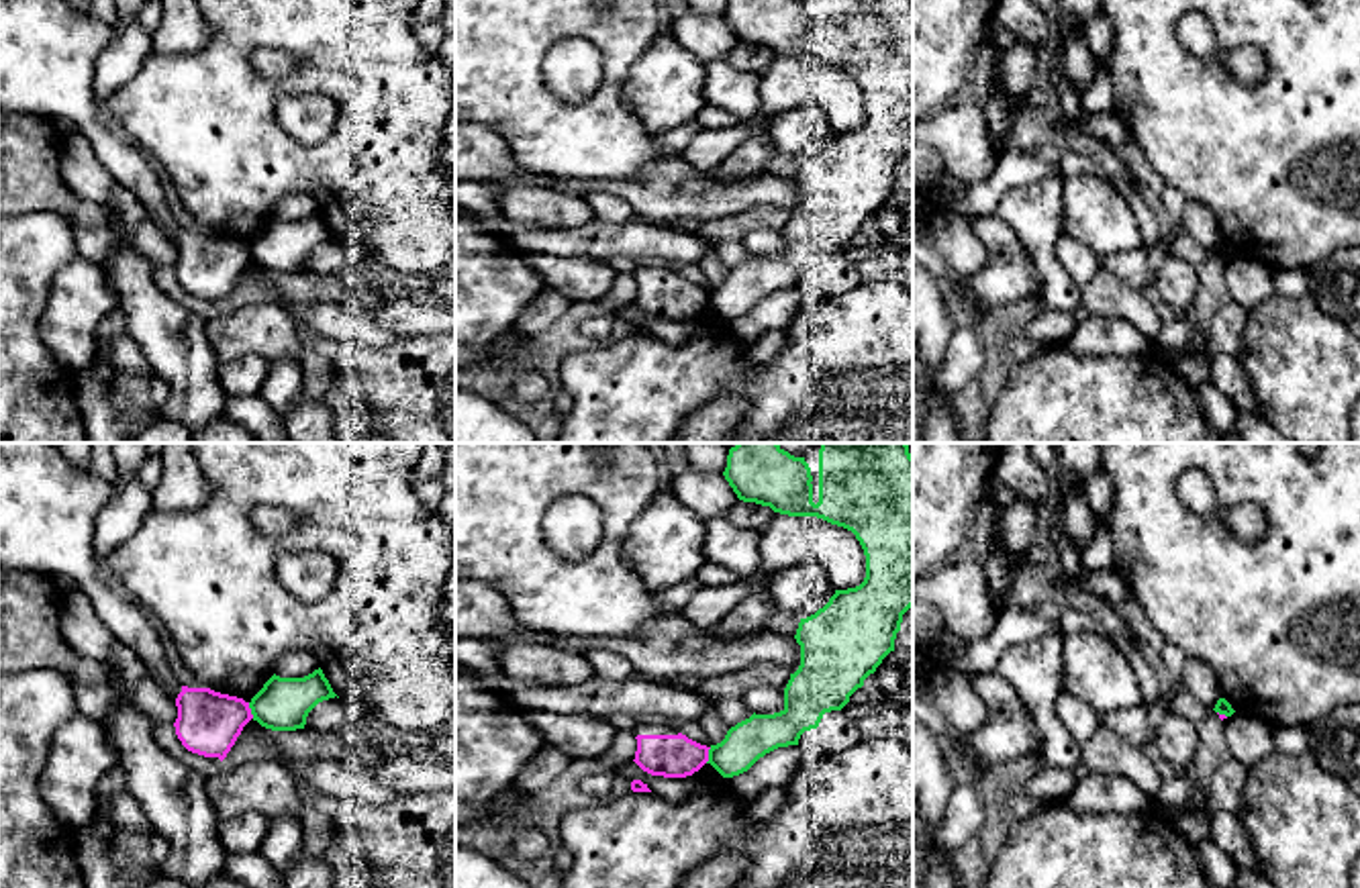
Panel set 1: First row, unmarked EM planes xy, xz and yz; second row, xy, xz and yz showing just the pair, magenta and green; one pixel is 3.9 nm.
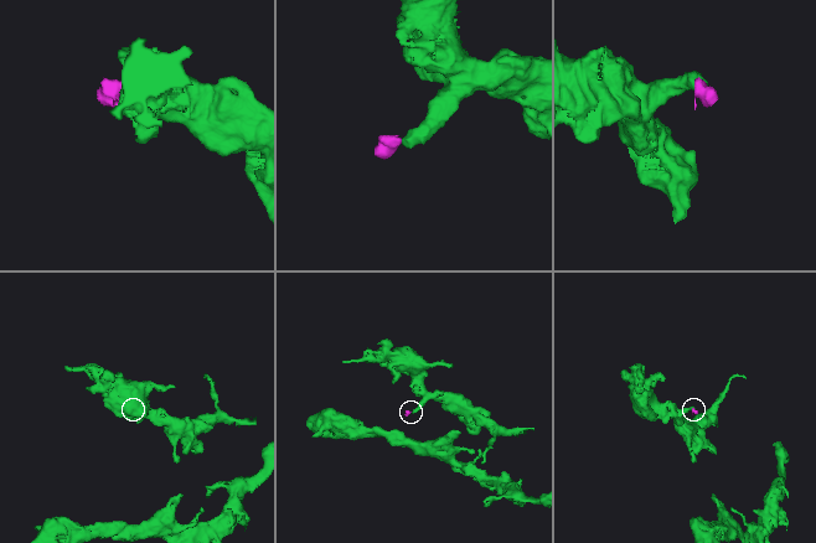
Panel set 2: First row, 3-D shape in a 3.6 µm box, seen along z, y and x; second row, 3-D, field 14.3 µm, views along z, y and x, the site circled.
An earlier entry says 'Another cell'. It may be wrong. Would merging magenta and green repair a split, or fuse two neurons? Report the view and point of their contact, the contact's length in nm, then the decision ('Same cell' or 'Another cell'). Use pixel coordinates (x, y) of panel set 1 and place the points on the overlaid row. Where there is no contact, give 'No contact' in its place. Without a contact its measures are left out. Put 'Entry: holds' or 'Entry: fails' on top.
Entry: holds
Touches magenta at xy (250, 711). Shared border 70 nm. Another cell

